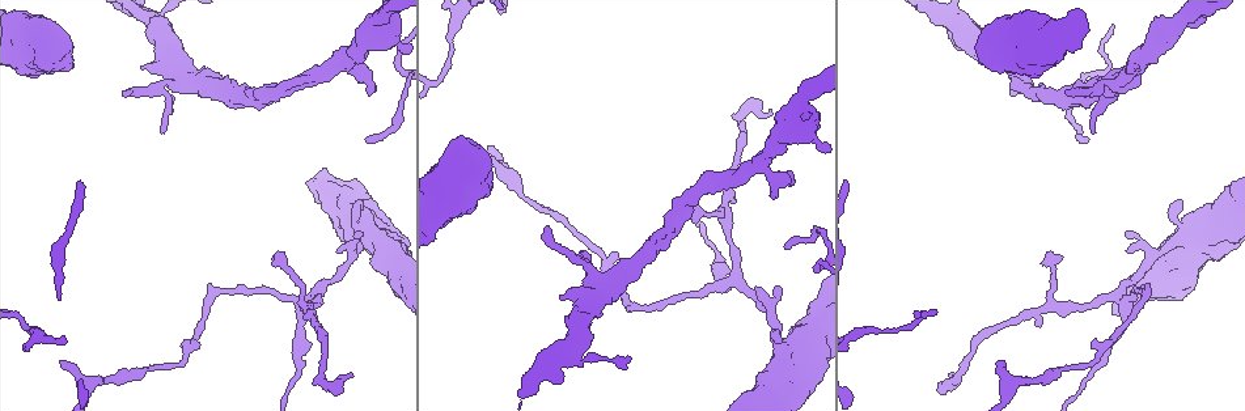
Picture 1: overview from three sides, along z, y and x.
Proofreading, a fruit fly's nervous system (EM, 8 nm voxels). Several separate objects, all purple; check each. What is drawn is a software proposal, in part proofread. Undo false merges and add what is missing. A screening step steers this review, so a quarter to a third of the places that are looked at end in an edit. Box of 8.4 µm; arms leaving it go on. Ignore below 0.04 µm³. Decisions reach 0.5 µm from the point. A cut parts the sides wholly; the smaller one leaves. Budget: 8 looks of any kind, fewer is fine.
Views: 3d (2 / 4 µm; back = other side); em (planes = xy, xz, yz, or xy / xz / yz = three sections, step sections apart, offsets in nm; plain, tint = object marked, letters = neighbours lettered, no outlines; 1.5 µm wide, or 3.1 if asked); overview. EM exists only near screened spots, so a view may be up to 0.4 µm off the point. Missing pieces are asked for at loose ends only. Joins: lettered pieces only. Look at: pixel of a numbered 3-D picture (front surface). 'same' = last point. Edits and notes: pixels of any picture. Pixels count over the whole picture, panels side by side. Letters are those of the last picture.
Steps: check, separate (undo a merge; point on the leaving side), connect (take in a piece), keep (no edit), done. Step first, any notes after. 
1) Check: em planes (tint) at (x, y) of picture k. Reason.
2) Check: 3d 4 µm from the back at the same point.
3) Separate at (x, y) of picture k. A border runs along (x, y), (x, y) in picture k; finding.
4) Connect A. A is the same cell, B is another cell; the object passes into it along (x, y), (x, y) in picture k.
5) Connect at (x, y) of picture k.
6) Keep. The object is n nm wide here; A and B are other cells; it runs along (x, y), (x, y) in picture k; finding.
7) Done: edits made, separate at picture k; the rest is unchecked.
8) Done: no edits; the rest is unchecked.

Check: em yz step 8 (tint) at (560, 297) of picture 1. Free end.

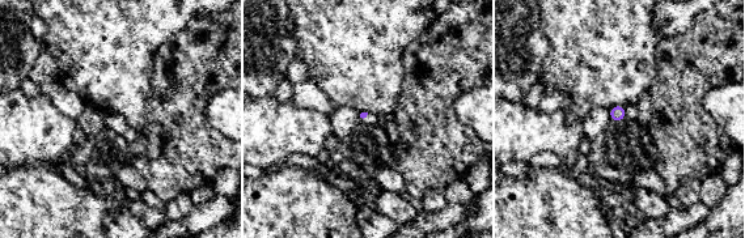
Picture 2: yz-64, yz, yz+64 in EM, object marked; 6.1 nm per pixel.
Check: em planes (letters) at the same point.

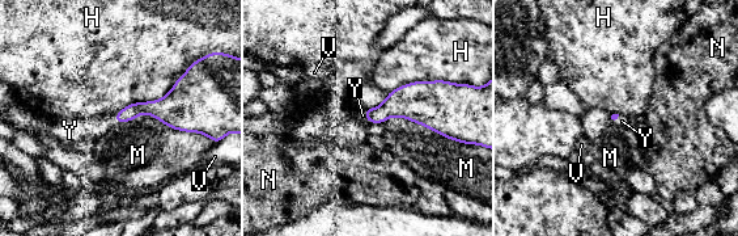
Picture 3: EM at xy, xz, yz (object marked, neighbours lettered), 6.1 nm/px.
Connect Y. Y is the same cell, H, M, N and V are other cells; the object passes into it along (155, 108), (115, 118), (76, 129) in picture 3; it goes on there.

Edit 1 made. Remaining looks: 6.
Check: 3d 4 µm at (323, 288) of picture 1. Three arms meet.

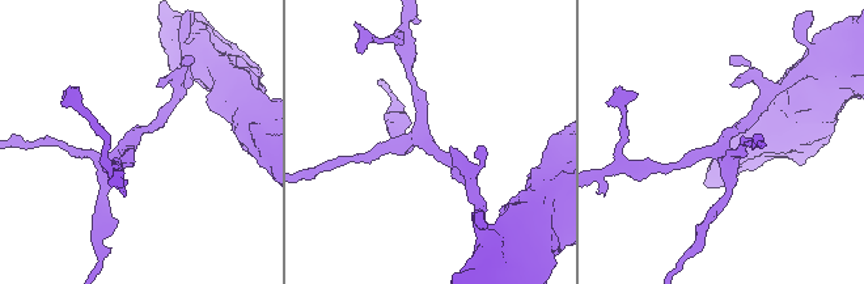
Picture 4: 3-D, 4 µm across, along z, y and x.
Check: em planes (tint) at (724, 136) of picture 4. Need the tissue.

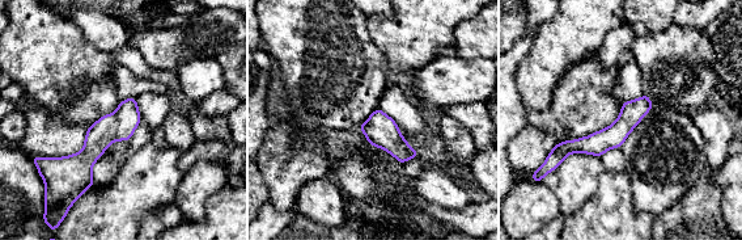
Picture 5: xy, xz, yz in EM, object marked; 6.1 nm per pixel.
Check: em planes (letters) at the same point. See the neighbours.

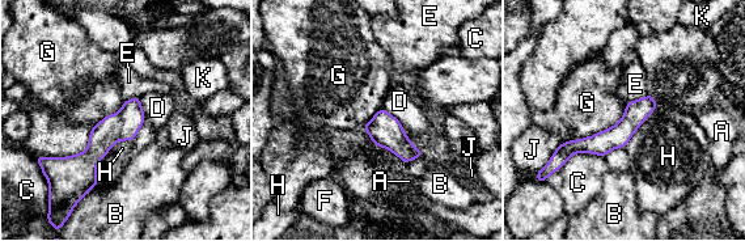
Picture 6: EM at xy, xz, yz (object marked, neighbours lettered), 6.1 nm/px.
Keep. A, B, C, D, E, F, G, H, J and K are other cells; a border runs along (627, 101), (614, 125), (562, 143) in picture 6; all the same cell.

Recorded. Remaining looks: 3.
Check: 3d 2 µm at (948, 373) of picture 1. Branch stops here.

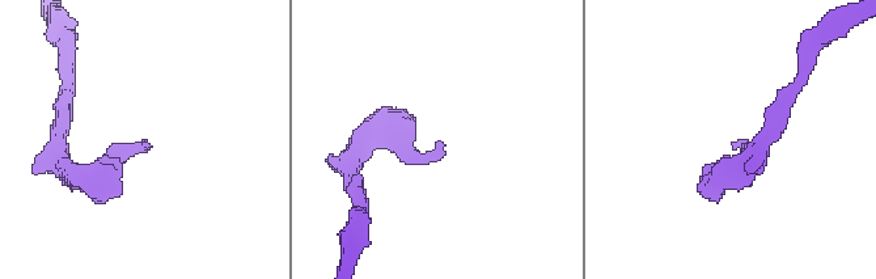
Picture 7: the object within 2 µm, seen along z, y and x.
Check: em planes (letters) at (440, 143) of picture 7. Need the tissue.

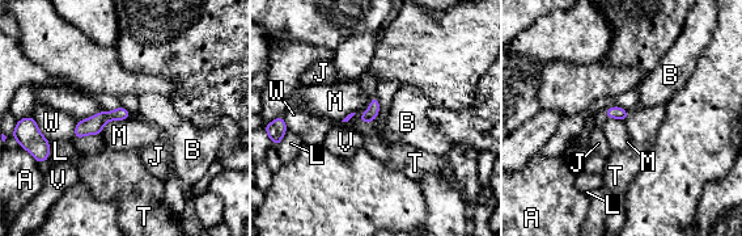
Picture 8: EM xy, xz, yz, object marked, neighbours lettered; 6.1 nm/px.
Keep. A, B, J, L, M, T, V and W are other cells; it runs along (124, 114), (105, 116), (77, 134) in picture 8; no lettered piece goes on from it.

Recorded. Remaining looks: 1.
Done: edits made, connect at picture 3; the rest is unchecked.

